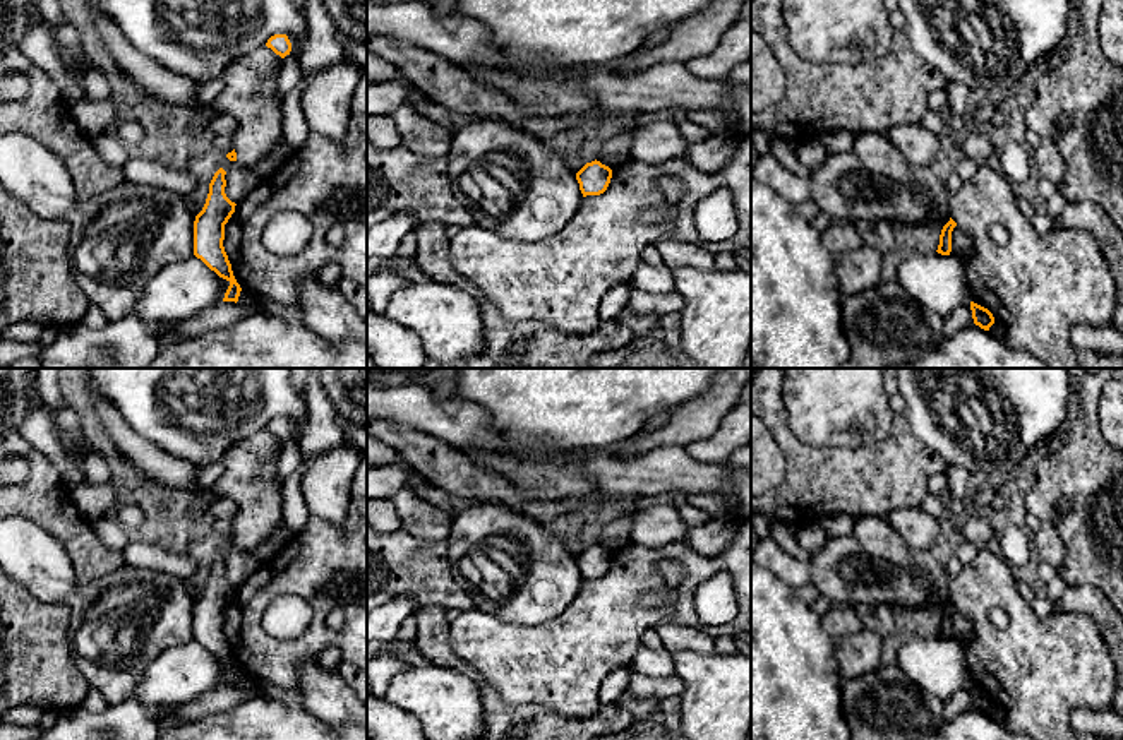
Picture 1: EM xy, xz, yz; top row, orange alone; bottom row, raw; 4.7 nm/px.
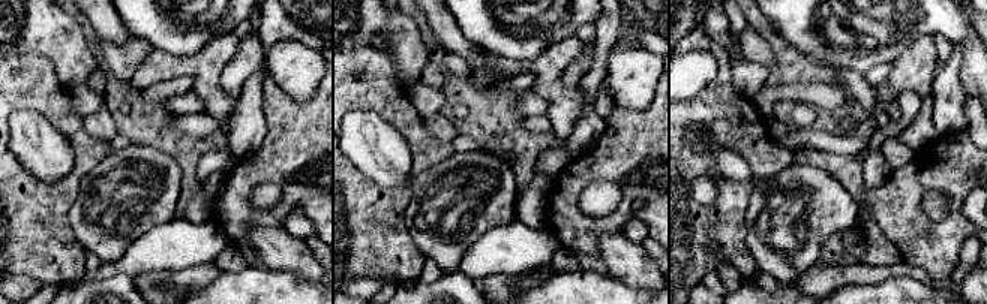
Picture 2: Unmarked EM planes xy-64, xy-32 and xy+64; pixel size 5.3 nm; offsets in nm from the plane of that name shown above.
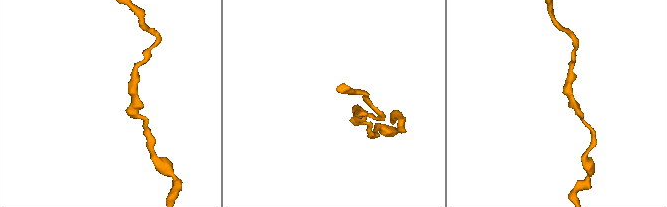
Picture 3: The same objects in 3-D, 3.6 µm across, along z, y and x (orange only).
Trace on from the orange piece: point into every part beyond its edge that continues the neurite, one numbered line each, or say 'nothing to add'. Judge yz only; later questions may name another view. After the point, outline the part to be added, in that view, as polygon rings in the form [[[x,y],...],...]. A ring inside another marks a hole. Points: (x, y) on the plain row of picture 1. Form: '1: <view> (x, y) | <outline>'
nothing to add

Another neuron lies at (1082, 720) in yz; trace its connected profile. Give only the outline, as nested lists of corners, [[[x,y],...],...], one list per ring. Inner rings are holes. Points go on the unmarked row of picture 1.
[[[1077,707],[1070,714],[1070,726],[1077,735],[1123,738],[1123,716],[1111,707]]]

